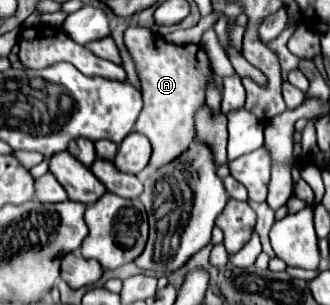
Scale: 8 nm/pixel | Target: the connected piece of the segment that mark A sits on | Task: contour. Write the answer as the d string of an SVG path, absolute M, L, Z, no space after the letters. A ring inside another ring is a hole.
M129 26L125 30L125 46L135 62L135 70L141 82L145 106L135 122L135 130L145 134L153 146L153 154L147 166L147 174L179 158L195 140L195 114L205 104L205 94L211 84L211 60L207 50L199 44L175 46L165 42L157 32L141 26Z

